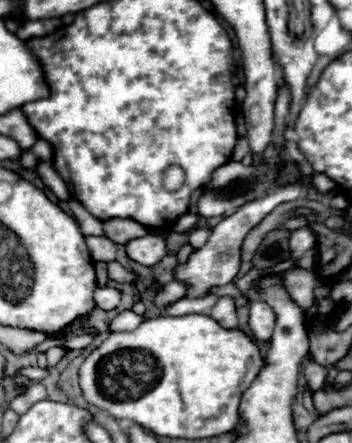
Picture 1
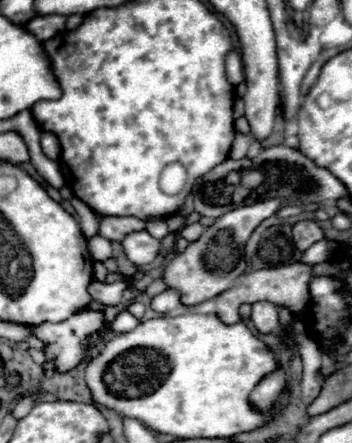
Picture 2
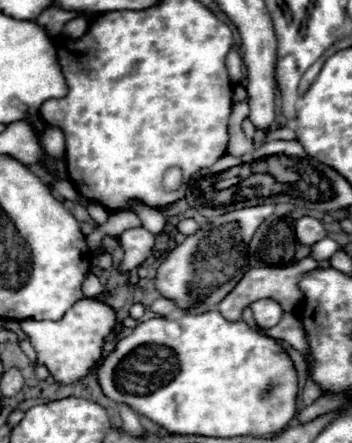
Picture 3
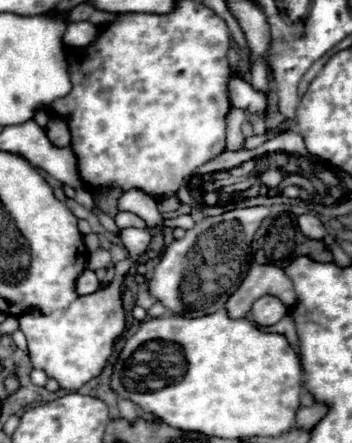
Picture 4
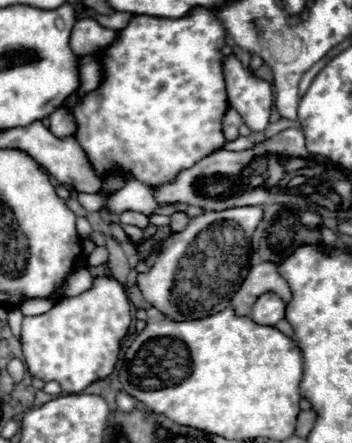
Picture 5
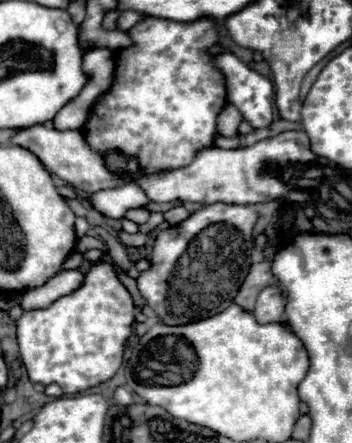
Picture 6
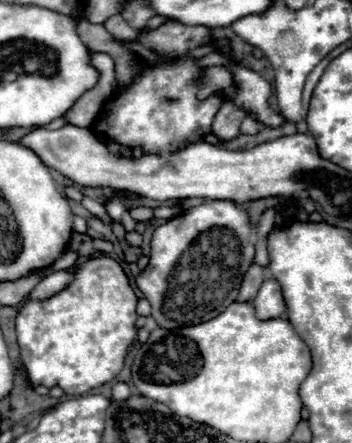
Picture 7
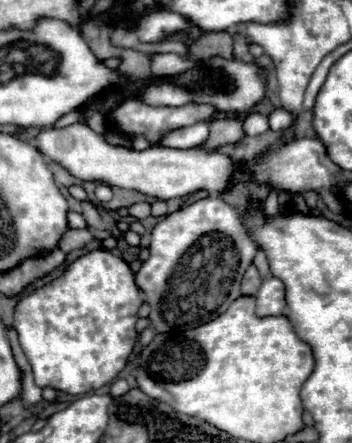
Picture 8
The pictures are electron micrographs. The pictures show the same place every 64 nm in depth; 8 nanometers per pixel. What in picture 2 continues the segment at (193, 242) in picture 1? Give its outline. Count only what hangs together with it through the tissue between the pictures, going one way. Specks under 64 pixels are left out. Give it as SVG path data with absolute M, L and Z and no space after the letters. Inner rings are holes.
M187 223L180 231L179 234L189 242L198 240L204 232L204 227L200 223Z

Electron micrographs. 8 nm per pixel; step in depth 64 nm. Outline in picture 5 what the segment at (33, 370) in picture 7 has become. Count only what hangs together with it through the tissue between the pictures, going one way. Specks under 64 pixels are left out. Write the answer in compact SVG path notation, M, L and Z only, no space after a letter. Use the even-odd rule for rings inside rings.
M96 276L90 290L74 298L58 300L54 308L48 310L46 314L24 316L20 344L22 344L24 360L28 364L28 372L34 378L40 378L44 382L56 380L66 394L78 394L92 382L102 380L114 372L120 356L120 340L128 334L130 322L132 322L132 312L130 312L130 302L124 292L124 286L110 276Z

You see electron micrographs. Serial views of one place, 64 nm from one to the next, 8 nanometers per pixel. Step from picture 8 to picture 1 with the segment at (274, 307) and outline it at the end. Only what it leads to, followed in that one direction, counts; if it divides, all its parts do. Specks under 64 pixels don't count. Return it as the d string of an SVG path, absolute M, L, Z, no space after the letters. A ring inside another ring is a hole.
M256 300L250 304L250 328L254 332L254 338L270 340L274 332L274 322L276 314L264 300Z

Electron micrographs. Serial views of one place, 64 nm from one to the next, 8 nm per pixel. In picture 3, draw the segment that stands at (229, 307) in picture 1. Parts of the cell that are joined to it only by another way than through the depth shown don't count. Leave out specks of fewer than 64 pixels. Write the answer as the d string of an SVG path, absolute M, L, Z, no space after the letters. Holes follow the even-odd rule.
M304 258L292 266L260 266L260 268L250 268L244 278L240 280L240 284L236 284L236 288L218 304L218 310L222 312L222 316L226 320L240 320L242 318L242 310L246 306L250 306L252 302L256 300L262 300L262 298L272 298L276 300L286 312L294 312L300 302L302 302L302 294L298 290L298 280L304 272L308 270L314 270L318 266L318 262L314 258Z

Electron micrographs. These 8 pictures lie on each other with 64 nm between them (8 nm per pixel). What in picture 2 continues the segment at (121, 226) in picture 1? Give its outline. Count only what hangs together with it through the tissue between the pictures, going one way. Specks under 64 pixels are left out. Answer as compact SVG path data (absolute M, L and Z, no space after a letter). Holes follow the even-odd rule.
M106 216L100 222L98 234L108 240L122 240L126 234L144 230L144 220L134 218L134 216Z

